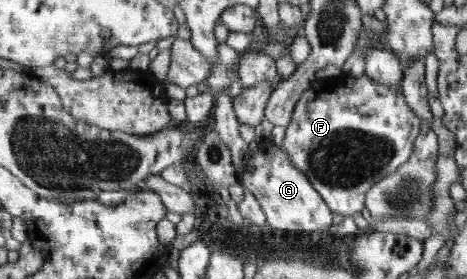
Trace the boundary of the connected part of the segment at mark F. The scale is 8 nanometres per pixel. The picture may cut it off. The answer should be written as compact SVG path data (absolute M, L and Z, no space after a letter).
M367 73L359 77L339 74L335 78L315 77L312 85L296 104L292 122L286 127L283 147L290 154L294 166L298 166L313 182L334 212L342 216L356 216L364 210L366 197L374 183L395 173L414 154L414 144L420 131L418 114L408 106L403 90L380 84Z

